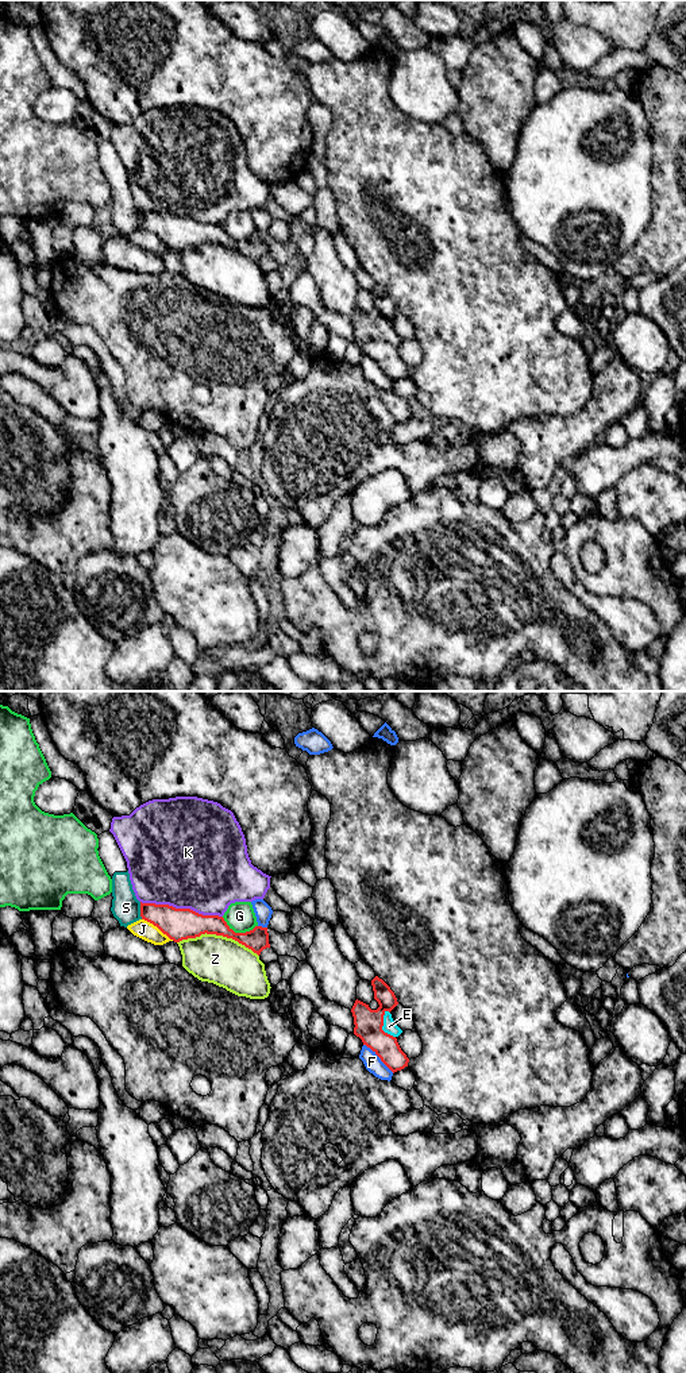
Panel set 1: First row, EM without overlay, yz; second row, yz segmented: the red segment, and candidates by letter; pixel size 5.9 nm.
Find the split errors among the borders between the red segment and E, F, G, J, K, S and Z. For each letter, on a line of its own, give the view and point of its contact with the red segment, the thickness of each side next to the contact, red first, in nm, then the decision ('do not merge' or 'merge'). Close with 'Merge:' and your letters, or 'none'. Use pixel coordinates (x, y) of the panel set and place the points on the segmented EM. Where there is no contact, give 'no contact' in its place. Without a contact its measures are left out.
E: yz (382, 1025) | 160/80 nm | do not merge
F: yz (378, 1056) | 160/100 nm | do not merge
G: yz (239, 933) | 140/170 nm | do not merge
J: yz (158, 928) | 190/110 nm | do not merge
K: yz (181, 909) | 190/500 nm | do not merge
S: yz (141, 910) | 190/170 nm | do not merge
Z: yz (219, 934) | 190/280 nm | do not merge
Merge: none

